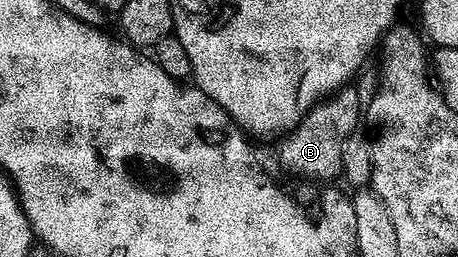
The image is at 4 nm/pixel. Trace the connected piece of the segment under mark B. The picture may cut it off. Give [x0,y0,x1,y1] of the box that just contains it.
[278,88,360,182]

